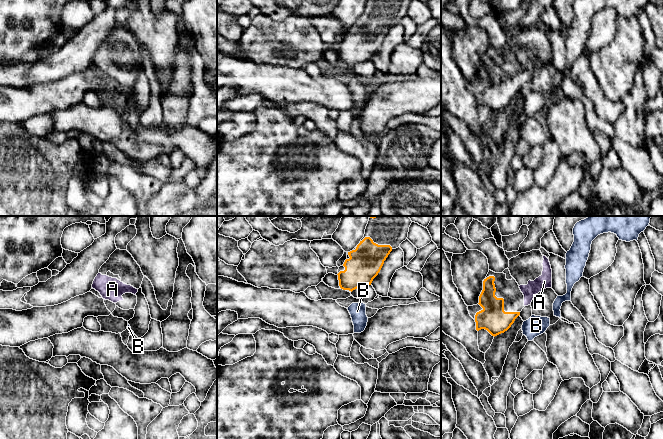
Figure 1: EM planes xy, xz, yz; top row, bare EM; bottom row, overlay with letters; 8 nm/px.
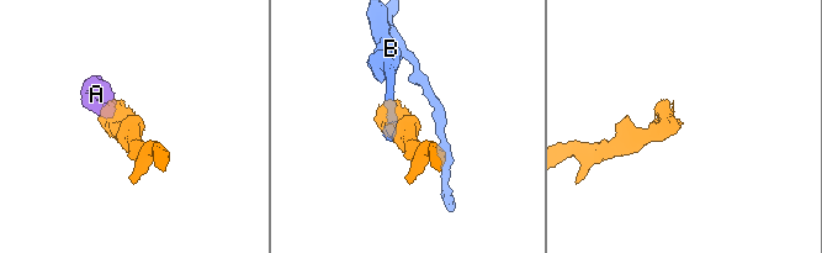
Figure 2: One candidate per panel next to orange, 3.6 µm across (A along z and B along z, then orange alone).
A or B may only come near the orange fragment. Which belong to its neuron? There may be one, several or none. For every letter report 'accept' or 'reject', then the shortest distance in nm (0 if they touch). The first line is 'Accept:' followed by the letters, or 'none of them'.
Accept: A
A: accept; gap 70 nm
B: reject; gap 70 nm

